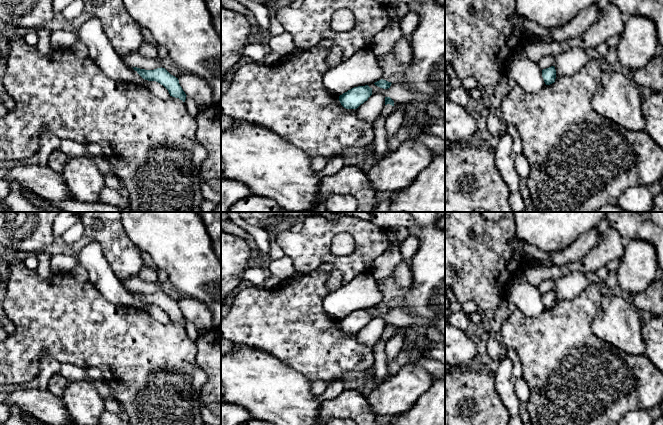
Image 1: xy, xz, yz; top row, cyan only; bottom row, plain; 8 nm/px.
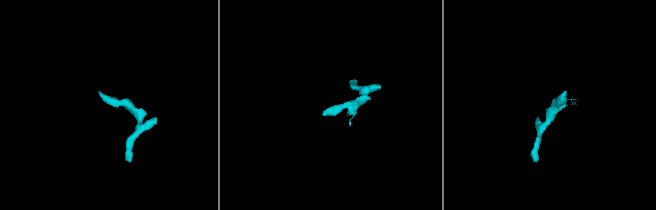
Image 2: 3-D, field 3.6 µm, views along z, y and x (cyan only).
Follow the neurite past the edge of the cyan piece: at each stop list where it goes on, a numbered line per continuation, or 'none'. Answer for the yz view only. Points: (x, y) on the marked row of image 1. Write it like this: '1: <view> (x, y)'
none

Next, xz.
1: xz (380, 136)

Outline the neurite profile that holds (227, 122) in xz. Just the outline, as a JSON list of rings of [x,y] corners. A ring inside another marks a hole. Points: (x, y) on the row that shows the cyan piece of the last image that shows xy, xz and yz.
[[[221,114],[221,132],[224,132],[237,123],[233,118]]]

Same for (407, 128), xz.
[[[413,107],[404,112],[404,120],[399,130],[388,140],[387,154],[395,151],[403,142],[411,137],[417,121],[417,110]]]

